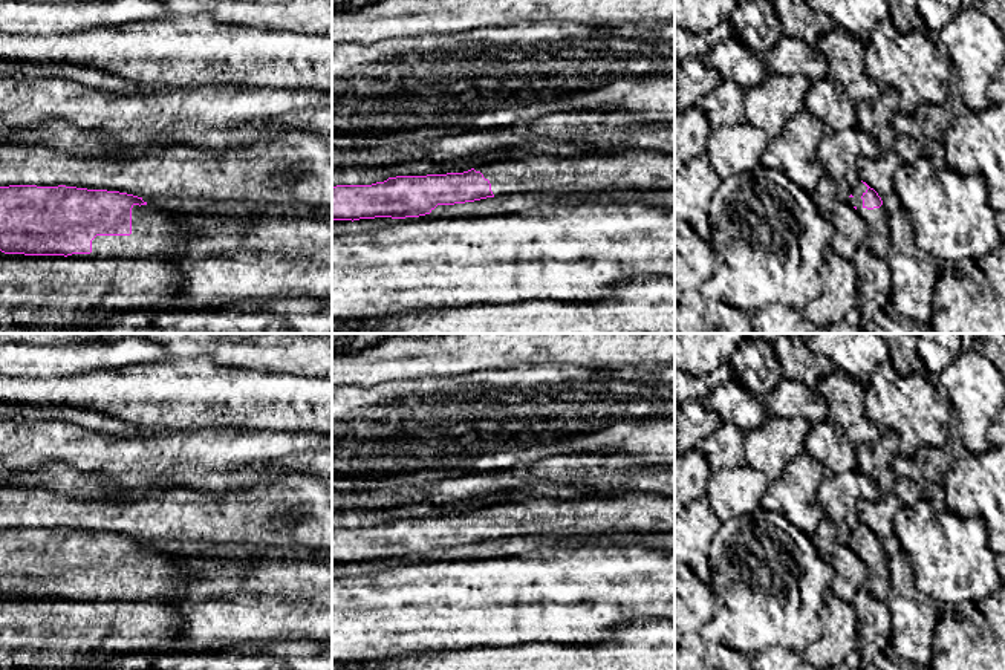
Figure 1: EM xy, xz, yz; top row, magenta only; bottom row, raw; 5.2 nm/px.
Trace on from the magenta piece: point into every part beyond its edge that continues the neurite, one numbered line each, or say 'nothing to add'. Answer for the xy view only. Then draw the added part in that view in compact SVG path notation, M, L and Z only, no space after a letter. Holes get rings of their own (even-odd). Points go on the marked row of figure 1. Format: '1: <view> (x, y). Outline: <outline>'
1: xy (156, 233). Outline: M133 205L130 236L96 236L90 254L70 257L168 259L187 245L182 228L187 214L165 211L153 205Z

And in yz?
1: yz (878, 240). Outline: M858 181L852 190L847 200L849 205L855 207L860 216L866 220L869 228L869 236L866 245L870 251L881 259L886 259L890 252L890 226L889 214L881 205L880 208L867 210L863 207L861 196L866 193L867 187Z

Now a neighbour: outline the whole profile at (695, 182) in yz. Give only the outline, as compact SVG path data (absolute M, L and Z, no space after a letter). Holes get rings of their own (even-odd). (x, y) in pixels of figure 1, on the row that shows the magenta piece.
M707 154L688 159L675 173L675 220L685 220L707 242L711 242L710 203L720 182Z

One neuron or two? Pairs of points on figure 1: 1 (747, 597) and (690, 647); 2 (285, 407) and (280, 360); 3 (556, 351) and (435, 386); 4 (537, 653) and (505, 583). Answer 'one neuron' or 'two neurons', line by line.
1: two neurons
2: two neurons
3: two neurons
4: two neurons

